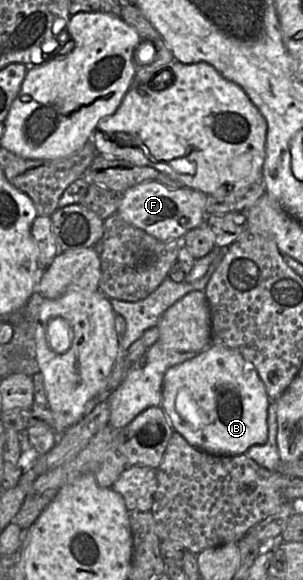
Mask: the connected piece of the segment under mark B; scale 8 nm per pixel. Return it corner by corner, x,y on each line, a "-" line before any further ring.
210,344
194,358
169,368
163,378
161,407
175,432
181,434
187,442
195,448
213,455
240,455
244,454
252,445
263,445
268,439
268,407
271,400
267,395
265,385
255,367
238,351
219,345

